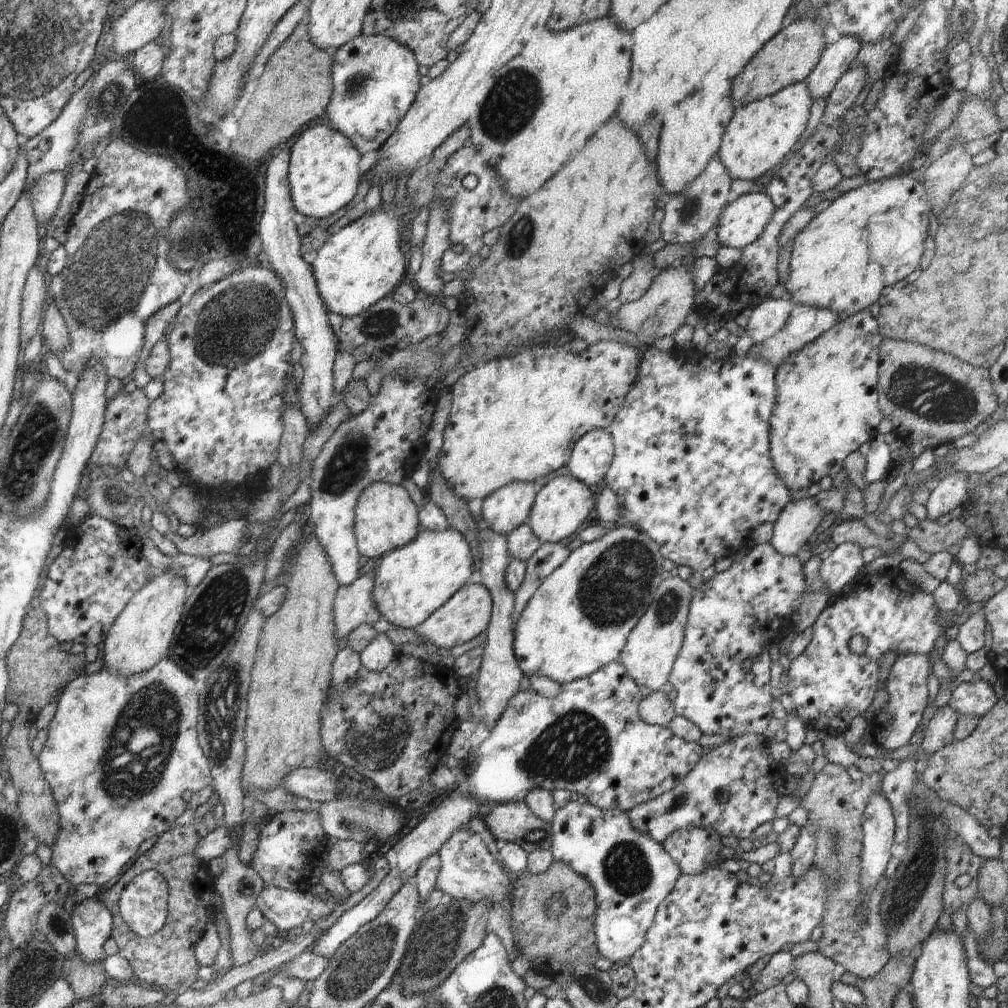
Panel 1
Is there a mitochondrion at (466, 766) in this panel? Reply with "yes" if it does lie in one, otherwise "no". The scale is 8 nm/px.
no

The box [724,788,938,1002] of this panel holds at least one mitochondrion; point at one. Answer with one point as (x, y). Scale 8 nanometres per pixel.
(834, 851)

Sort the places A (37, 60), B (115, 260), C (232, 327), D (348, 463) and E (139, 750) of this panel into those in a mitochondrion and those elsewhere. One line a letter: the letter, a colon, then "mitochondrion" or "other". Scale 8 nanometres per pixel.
A: mitochondrion
B: mitochondrion
C: mitochondrion
D: mitochondrion
E: mitochondrion

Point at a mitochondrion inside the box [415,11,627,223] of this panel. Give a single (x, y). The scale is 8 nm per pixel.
(504, 113)

